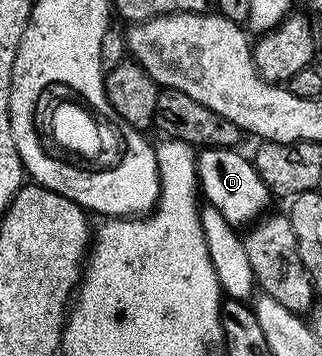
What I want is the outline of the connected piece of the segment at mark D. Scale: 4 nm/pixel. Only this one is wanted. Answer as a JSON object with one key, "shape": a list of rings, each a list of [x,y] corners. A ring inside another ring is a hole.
{"shape":[[[235,147],[203,149],[196,157],[196,178],[203,199],[205,196],[208,199],[205,201],[211,208],[218,210],[228,224],[248,226],[269,211],[268,203],[273,203],[274,197],[258,174],[255,163],[236,151],[240,150]]]}

